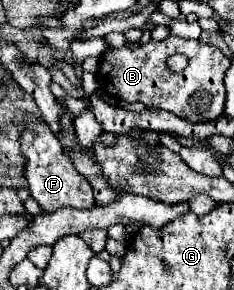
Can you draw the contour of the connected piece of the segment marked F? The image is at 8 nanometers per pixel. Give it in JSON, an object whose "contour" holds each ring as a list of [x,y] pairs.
{"contour":[[[24,112],[18,124],[22,126],[20,154],[26,158],[24,178],[28,182],[28,188],[32,190],[32,198],[38,200],[42,212],[52,214],[64,206],[84,208],[84,210],[94,208],[96,204],[94,204],[92,186],[88,184],[88,180],[84,180],[84,176],[80,176],[80,172],[76,172],[76,168],[72,168],[72,162],[68,160],[68,156],[64,156],[62,146],[48,128],[48,124],[32,112]]]}

